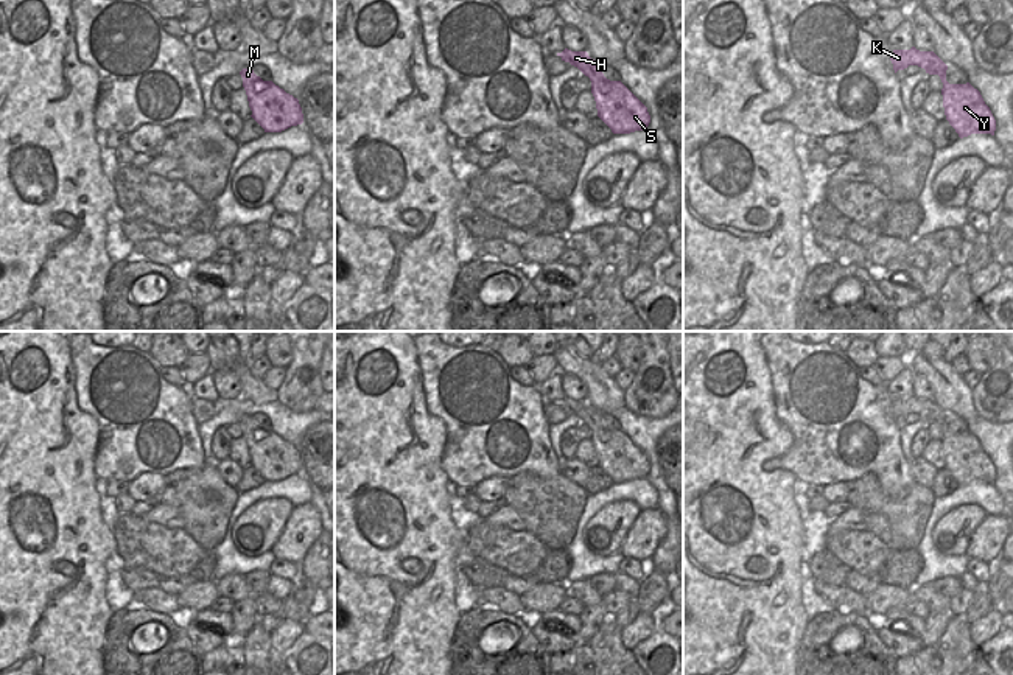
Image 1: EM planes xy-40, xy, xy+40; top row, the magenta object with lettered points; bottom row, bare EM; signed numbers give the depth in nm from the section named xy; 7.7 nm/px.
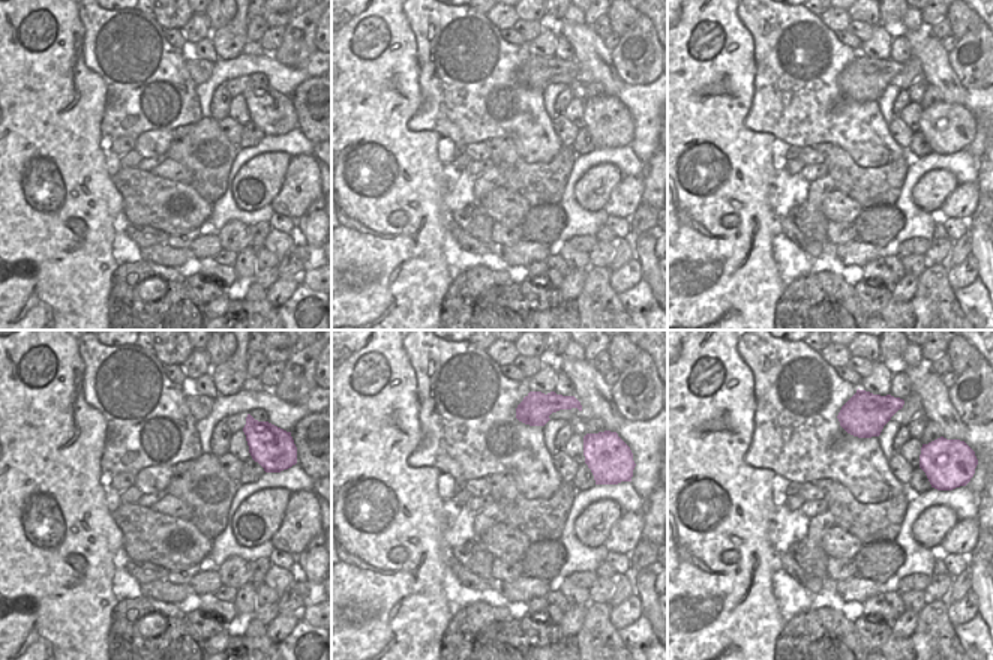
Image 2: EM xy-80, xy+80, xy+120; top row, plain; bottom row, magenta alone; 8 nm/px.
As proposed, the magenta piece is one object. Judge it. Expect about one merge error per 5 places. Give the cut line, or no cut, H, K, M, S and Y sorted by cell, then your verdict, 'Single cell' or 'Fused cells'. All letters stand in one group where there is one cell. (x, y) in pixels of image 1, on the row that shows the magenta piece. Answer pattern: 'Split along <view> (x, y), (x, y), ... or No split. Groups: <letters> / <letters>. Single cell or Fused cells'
No split. Groups: H K M S Y. Single cell

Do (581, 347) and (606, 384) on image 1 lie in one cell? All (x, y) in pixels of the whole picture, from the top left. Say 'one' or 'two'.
two

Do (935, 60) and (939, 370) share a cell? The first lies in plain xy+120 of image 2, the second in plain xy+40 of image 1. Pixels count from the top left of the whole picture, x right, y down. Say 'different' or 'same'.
same

